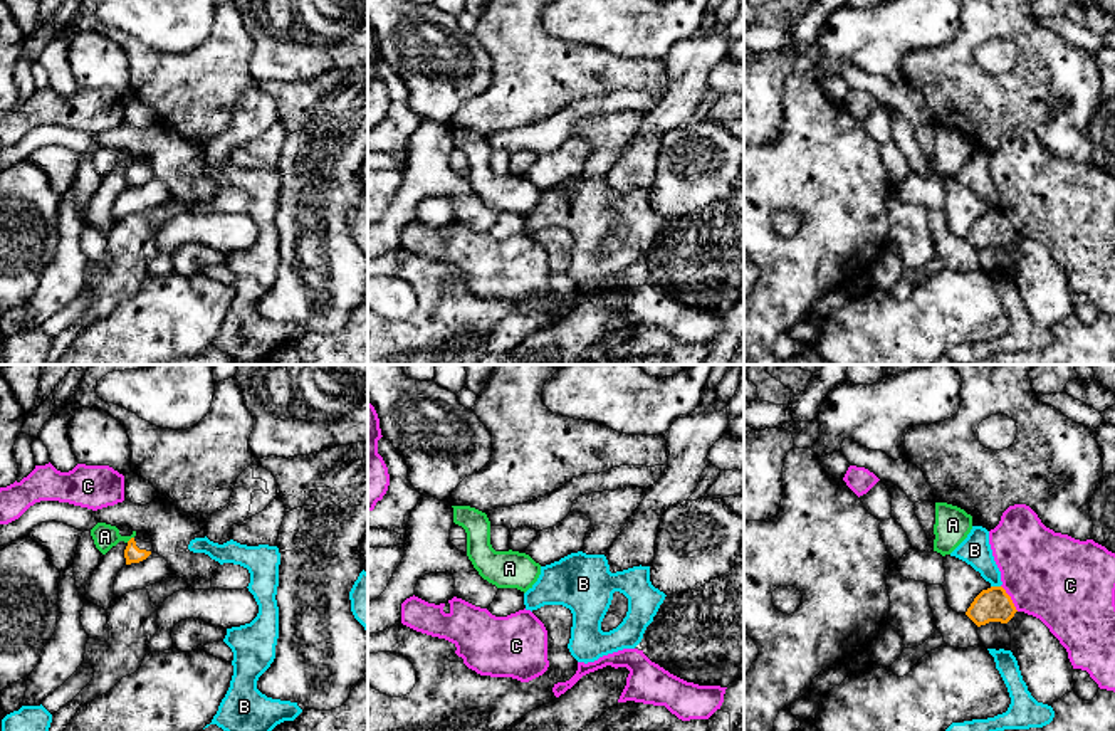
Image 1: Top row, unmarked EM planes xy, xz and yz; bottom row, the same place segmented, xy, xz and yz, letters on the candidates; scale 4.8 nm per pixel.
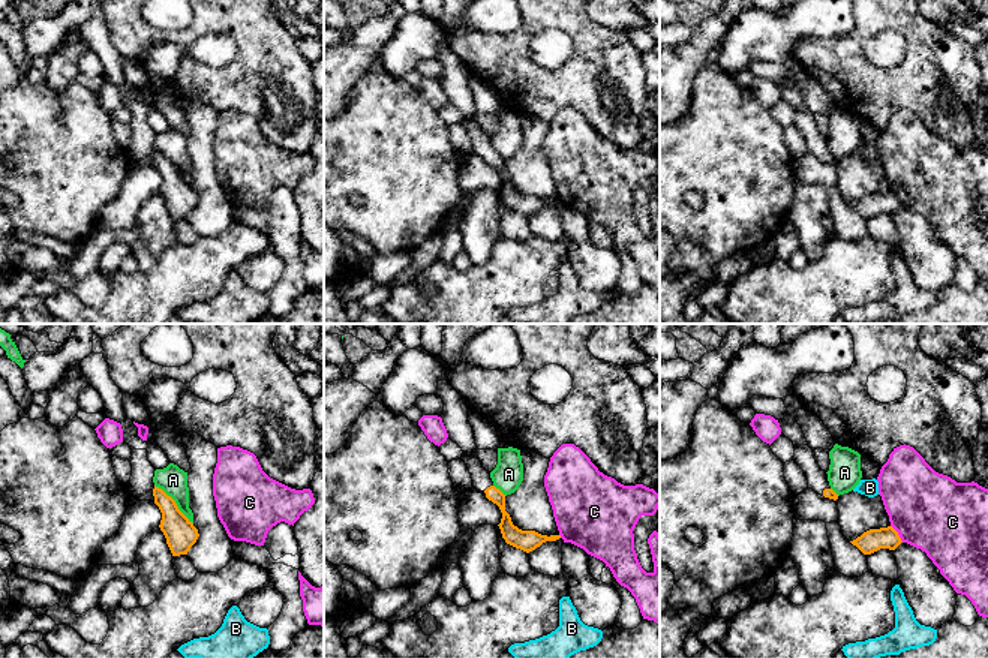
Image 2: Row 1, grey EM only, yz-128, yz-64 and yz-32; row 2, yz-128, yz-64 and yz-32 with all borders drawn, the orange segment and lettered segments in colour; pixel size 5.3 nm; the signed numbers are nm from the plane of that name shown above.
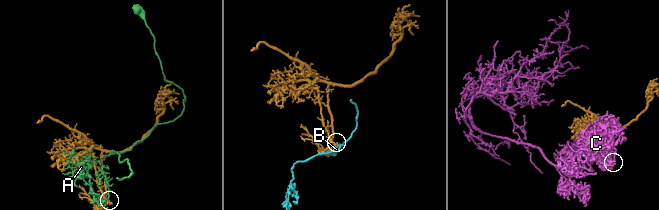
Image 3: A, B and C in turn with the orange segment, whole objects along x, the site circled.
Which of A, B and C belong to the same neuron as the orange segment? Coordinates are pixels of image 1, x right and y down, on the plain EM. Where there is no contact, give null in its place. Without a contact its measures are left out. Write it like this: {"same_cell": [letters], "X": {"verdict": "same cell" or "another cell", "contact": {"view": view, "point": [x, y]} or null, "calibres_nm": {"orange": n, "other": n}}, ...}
{"same_cell": [], "A": {"verdict": "another cell", "contact": {"view": "xy", "point": [131, 162]}, "calibres_nm": {"orange": 80, "other": 120}}, "B": {"verdict": "another cell", "contact": {"view": "yz", "point": [996, 210]}, "calibres_nm": {"orange": 160, "other": 150}}, "C": {"verdict": "another cell", "contact": {"view": "yz", "point": [1010, 222]}, "calibres_nm": {"orange": 160, "other": 420}}}

